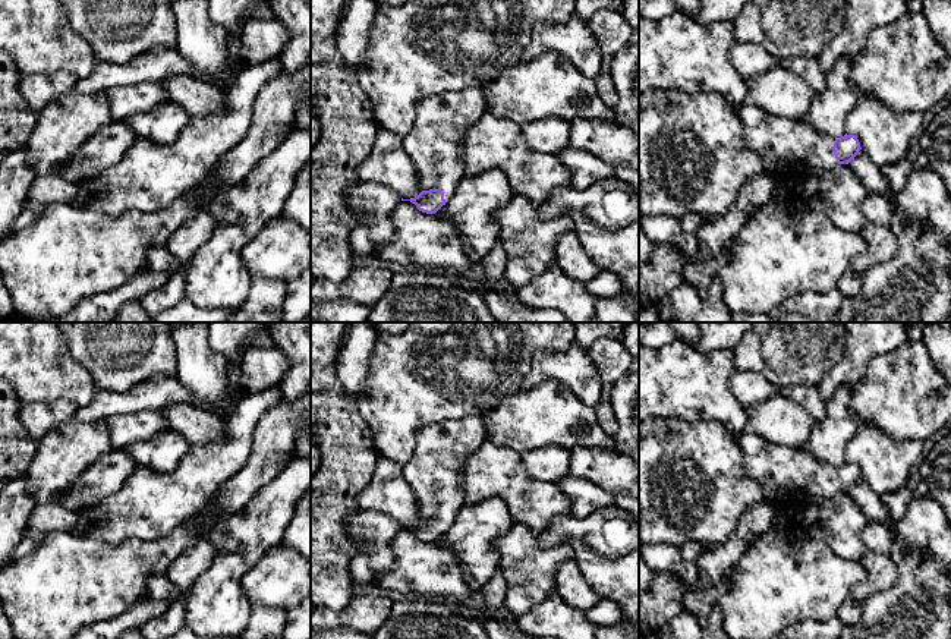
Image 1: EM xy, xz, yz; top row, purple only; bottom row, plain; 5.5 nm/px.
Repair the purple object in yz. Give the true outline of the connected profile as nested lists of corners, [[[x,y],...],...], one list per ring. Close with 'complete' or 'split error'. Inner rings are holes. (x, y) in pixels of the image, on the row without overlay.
[[[739,432],[736,440],[743,456],[743,466],[747,475],[756,479],[763,488],[763,497],[774,506],[791,504],[806,506],[832,498],[837,492],[848,492],[859,482],[860,470],[854,463],[832,466],[816,460],[804,448],[788,448],[769,443],[762,435]]]; split error

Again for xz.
[[[469,415],[466,418],[460,418],[460,419],[453,419],[453,421],[444,421],[440,424],[432,424],[428,425],[422,429],[418,431],[416,434],[416,447],[413,450],[412,457],[403,465],[403,476],[407,481],[407,484],[412,487],[413,490],[413,495],[416,498],[416,503],[419,506],[419,513],[423,517],[418,525],[410,526],[410,528],[403,528],[402,529],[410,529],[412,532],[416,533],[416,536],[422,541],[426,542],[435,542],[443,533],[445,533],[445,531],[451,526],[451,523],[454,522],[454,517],[459,511],[459,509],[465,504],[465,492],[463,492],[463,475],[465,475],[465,468],[467,460],[488,441],[488,432],[484,424],[484,418],[482,415]]]; split error

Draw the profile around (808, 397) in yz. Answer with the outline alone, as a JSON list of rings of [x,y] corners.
[[[791,384],[778,388],[778,394],[803,407],[815,419],[815,422],[824,419],[826,402],[821,399],[816,387]]]

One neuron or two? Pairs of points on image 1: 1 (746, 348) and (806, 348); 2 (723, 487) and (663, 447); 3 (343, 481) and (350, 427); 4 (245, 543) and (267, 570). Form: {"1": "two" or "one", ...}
{"1": "one", "2": "one", "3": "one", "4": "two"}

